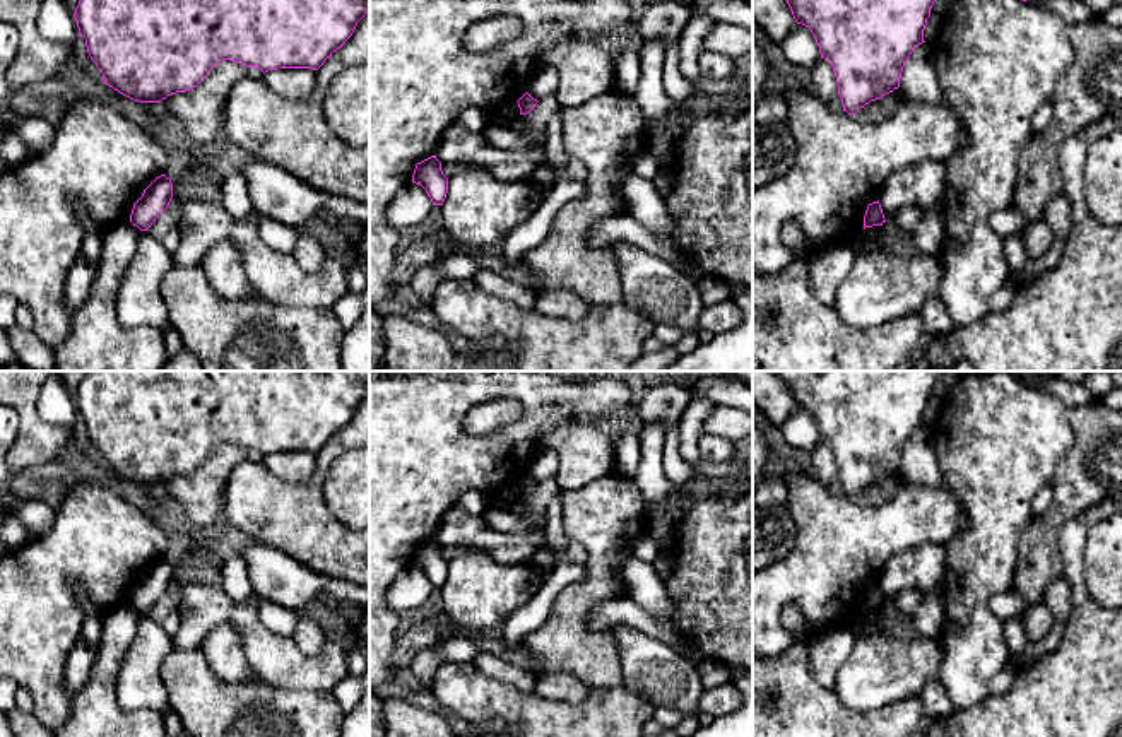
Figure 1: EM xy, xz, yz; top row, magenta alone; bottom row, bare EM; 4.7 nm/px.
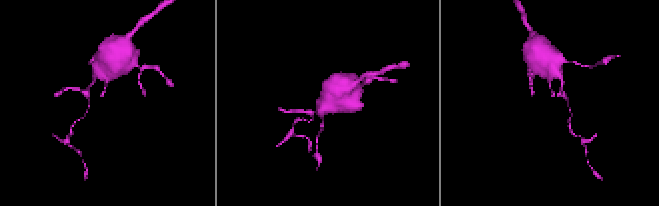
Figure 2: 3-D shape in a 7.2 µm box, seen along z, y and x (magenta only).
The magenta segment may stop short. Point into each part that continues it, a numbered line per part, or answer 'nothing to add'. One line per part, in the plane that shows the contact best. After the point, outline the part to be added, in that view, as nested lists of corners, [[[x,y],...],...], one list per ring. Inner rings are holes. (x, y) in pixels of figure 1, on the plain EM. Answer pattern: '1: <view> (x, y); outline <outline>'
nothing to add

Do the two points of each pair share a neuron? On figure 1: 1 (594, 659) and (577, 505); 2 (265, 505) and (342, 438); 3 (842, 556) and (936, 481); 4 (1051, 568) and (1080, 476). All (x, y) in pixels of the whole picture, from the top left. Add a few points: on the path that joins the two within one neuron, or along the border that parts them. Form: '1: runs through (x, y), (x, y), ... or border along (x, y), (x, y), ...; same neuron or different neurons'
1: runs through (578, 621), (578, 604), (599, 583), (599, 542); same neuron
2: runs through (289, 505), (317, 481), (324, 462); same neuron
3: border along (903, 483), (950, 489); different neurons
4: runs through (1047, 546), (1047, 524), (1071, 498); same neuron

